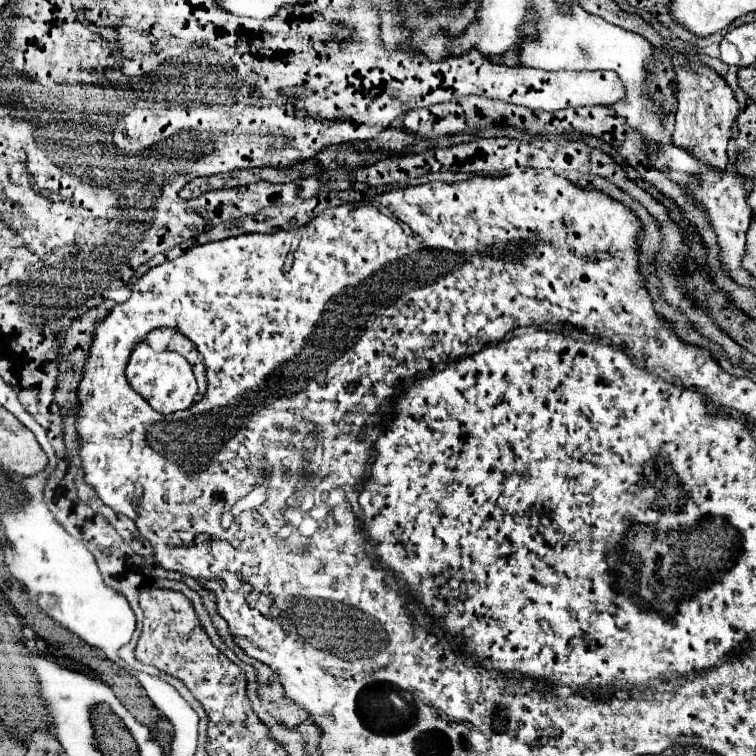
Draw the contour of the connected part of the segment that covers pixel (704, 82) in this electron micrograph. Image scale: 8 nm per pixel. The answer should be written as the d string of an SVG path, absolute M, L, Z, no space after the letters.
M671 55L675 71L677 71L677 99L679 109L675 113L675 131L673 131L673 145L689 151L695 159L705 165L715 167L717 171L725 171L727 167L727 143L731 137L731 127L735 117L739 115L739 103L735 101L729 85L719 77L713 69L691 63L683 55Z

